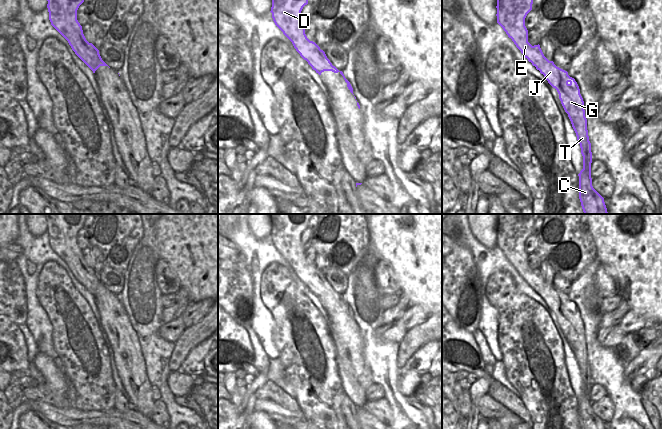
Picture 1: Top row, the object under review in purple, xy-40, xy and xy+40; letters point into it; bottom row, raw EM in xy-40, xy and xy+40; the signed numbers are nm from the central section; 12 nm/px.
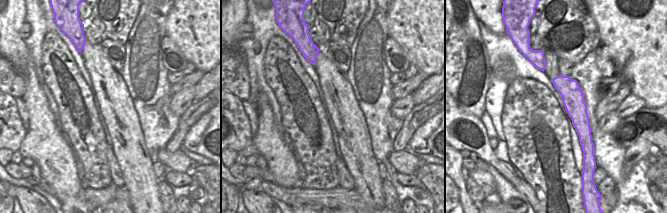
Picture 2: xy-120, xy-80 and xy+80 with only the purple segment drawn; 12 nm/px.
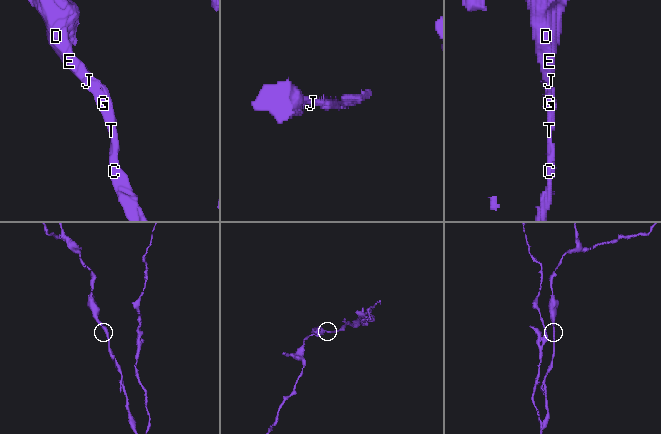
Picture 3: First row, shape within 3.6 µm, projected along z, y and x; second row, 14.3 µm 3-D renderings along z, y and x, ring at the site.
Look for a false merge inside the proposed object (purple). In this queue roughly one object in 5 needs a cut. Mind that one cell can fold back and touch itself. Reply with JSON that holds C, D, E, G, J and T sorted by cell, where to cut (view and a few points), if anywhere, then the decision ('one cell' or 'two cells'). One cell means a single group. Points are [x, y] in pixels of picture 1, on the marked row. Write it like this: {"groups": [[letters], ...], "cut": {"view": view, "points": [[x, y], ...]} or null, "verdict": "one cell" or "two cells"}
{"groups": [["C", "D", "E", "G", "J", "T"]], "cut": null, "verdict": "one cell"}

